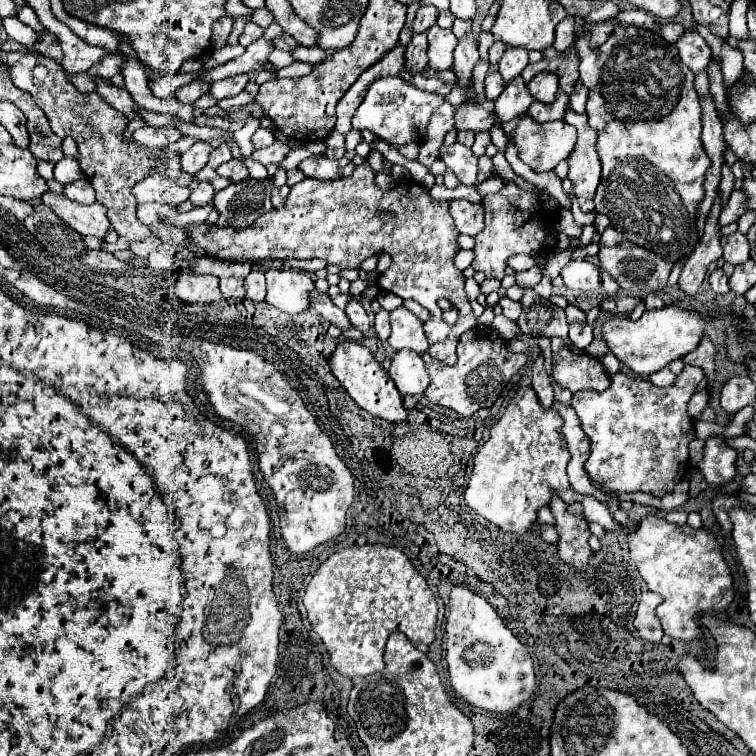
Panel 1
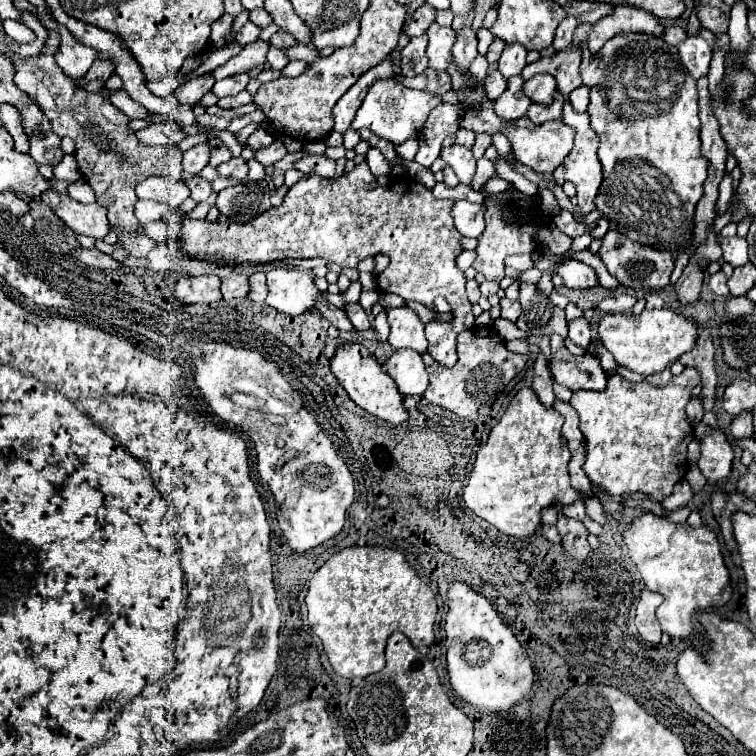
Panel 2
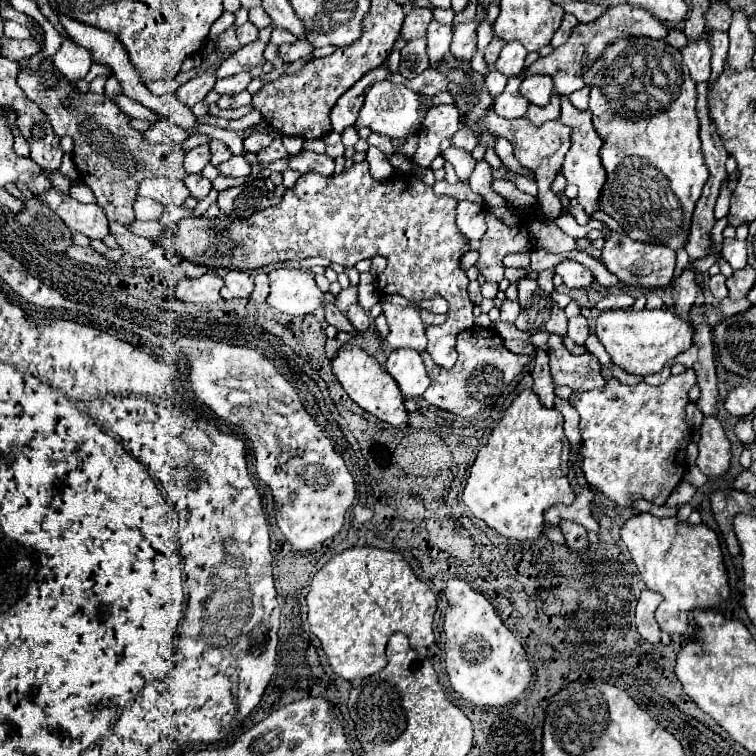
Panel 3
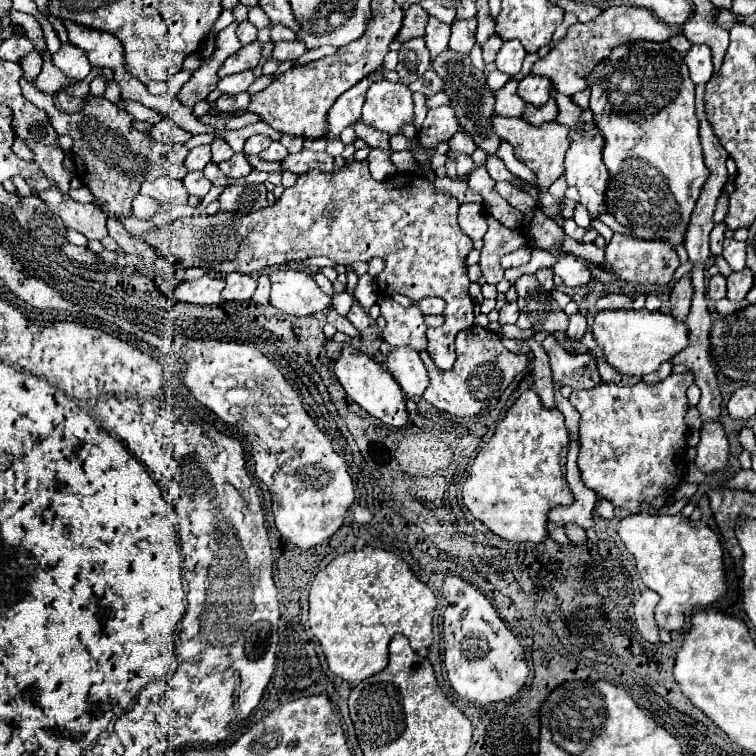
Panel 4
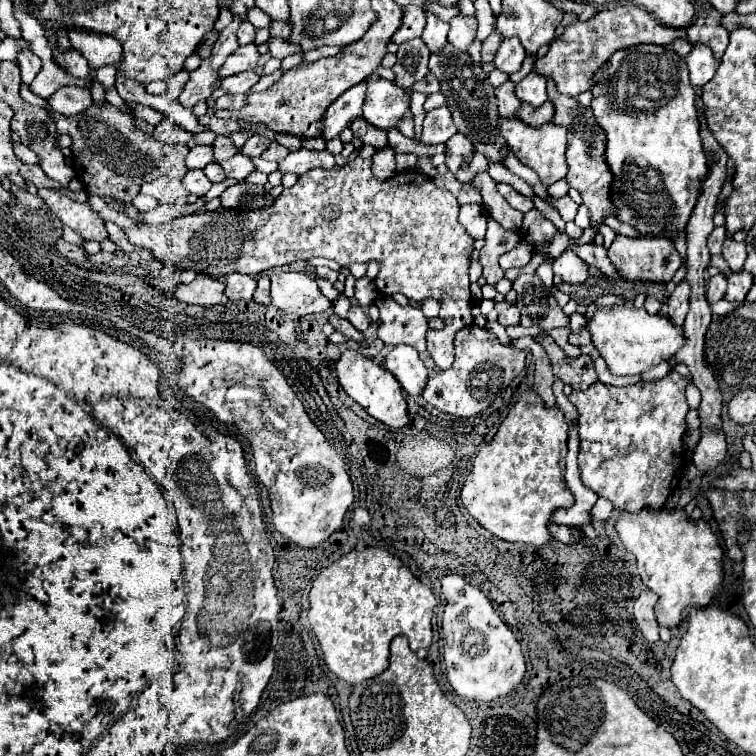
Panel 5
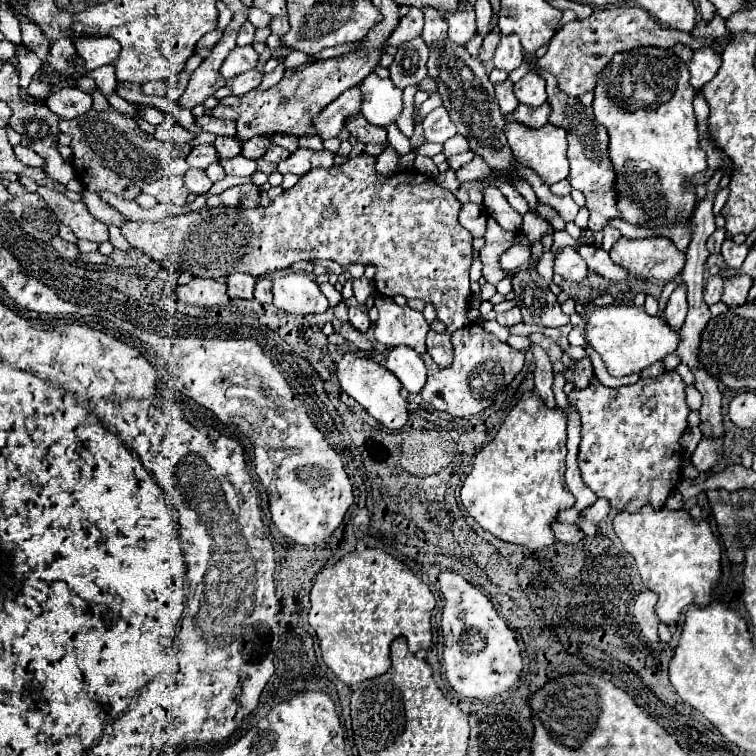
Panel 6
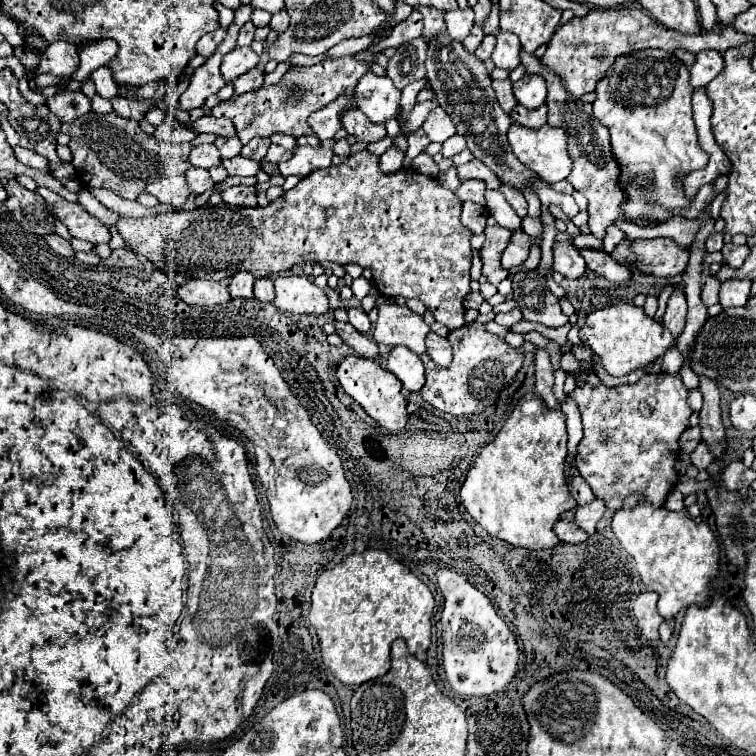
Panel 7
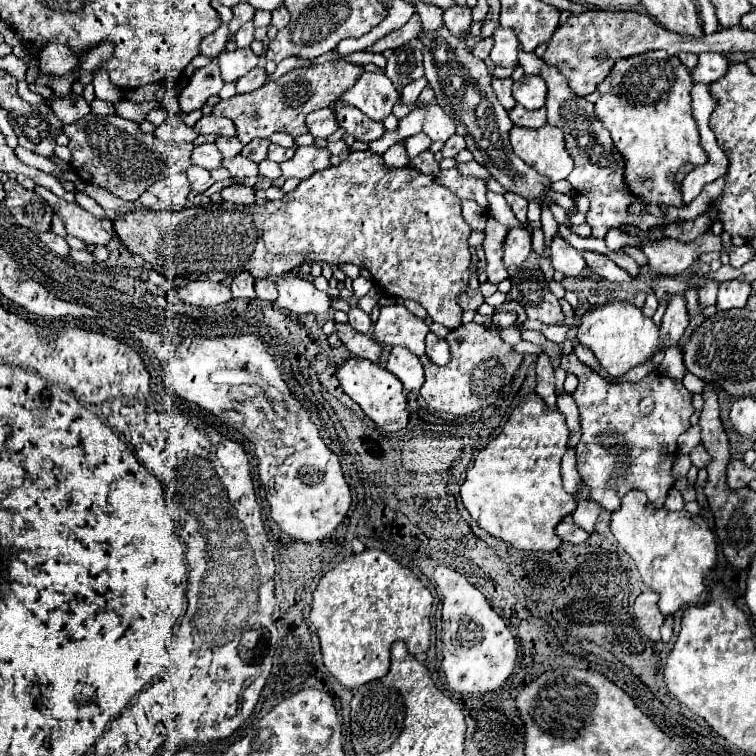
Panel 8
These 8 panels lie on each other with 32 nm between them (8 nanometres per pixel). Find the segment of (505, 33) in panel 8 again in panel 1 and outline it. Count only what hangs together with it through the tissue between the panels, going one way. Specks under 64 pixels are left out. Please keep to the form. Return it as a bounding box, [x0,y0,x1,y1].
[498,46,528,84]

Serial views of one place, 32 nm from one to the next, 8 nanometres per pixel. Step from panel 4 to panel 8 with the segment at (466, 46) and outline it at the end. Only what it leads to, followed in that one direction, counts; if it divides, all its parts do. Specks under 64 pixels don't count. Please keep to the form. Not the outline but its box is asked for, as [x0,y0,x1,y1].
[444,6,472,38]

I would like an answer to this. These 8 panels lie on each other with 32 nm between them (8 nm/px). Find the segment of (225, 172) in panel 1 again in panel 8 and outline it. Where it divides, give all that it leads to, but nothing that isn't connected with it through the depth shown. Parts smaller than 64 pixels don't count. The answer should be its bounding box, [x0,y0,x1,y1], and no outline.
[222,156,258,178]

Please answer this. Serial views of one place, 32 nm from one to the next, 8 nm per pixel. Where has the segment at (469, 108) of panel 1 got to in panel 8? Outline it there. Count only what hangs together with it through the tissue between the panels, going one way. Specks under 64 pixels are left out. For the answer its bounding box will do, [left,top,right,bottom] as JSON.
[510,124,572,182]

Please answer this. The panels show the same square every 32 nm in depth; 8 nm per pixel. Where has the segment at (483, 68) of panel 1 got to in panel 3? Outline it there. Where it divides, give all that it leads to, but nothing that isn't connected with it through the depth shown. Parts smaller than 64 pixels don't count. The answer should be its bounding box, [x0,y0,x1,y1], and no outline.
[471,49,488,76]

